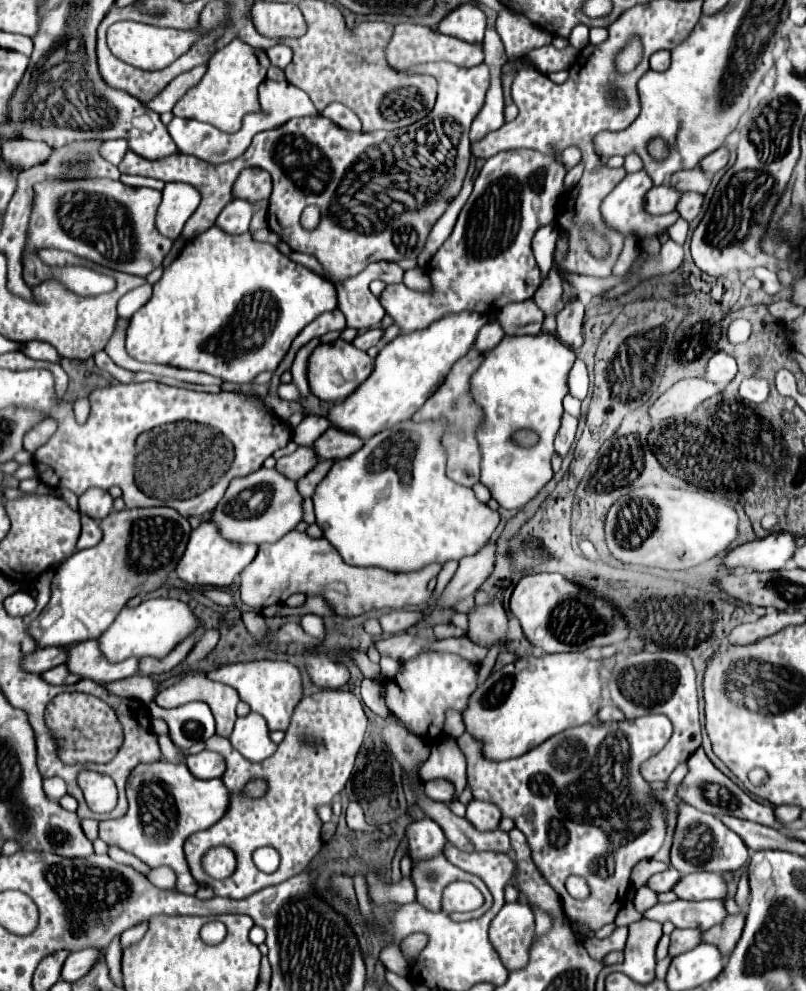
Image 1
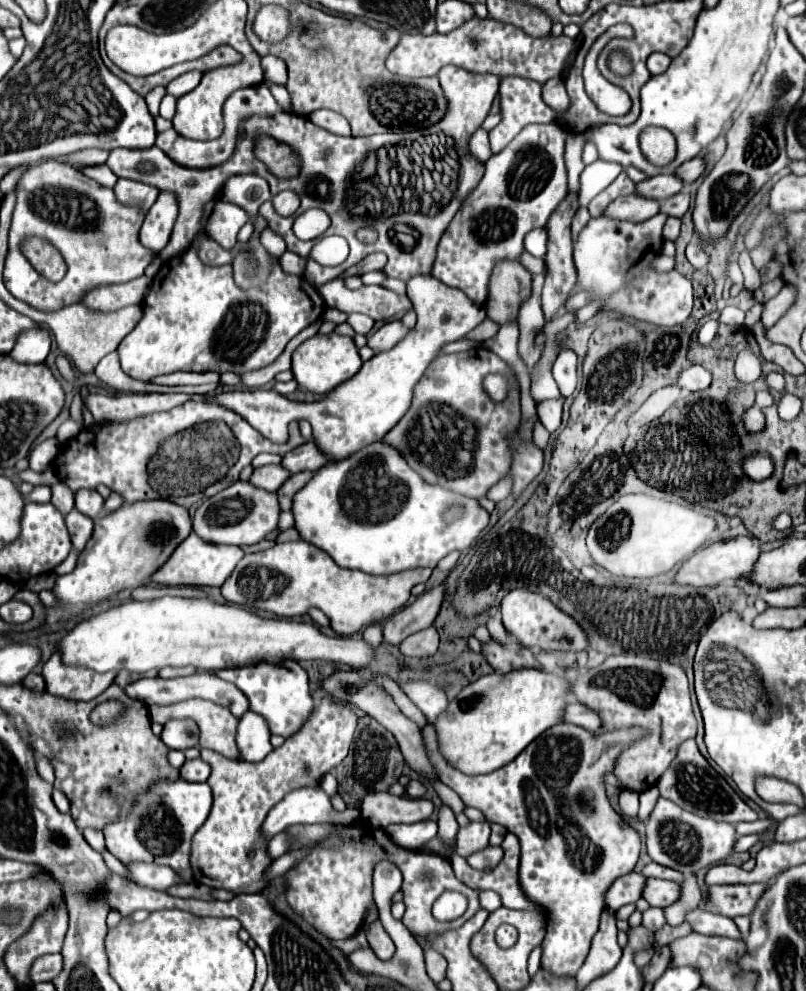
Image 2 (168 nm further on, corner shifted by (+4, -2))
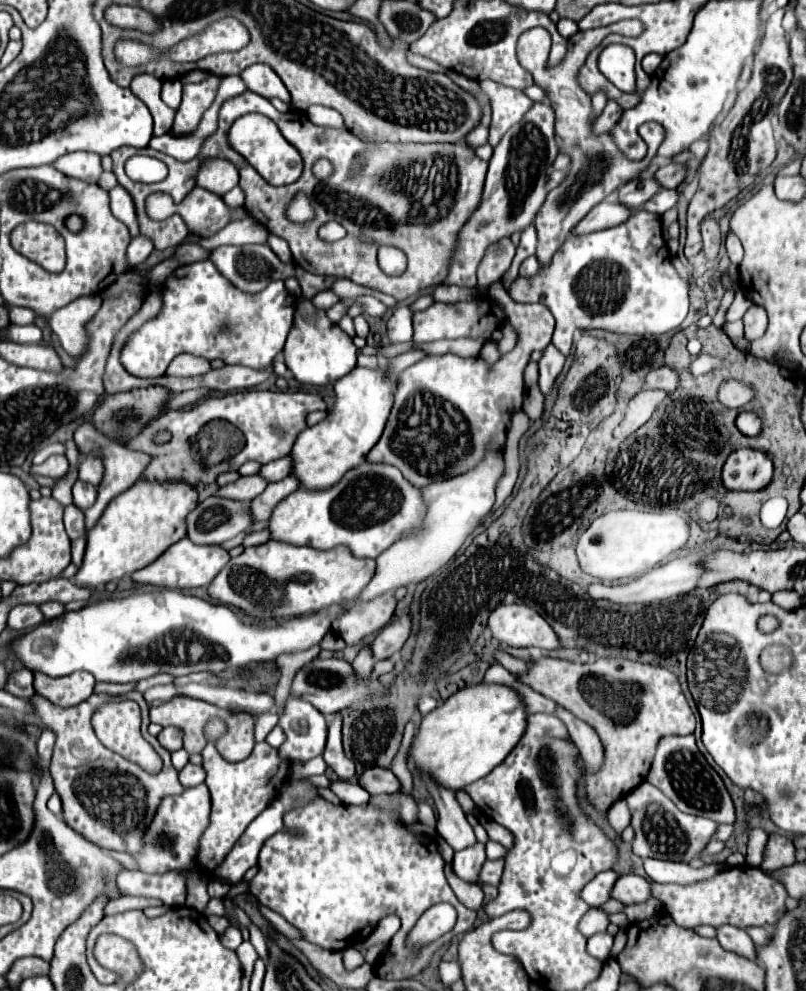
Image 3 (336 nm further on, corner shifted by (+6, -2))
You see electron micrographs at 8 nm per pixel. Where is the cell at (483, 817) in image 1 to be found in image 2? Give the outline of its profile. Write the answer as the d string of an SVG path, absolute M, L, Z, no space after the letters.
M471 821L469 825L459 829L459 833L455 837L457 839L455 853L459 853L461 857L467 857L467 855L487 847L489 833L491 833L491 825L487 821Z

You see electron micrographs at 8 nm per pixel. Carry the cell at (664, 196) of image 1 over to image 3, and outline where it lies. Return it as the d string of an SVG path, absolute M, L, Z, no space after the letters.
M601 201L599 205L595 205L581 223L577 223L577 227L573 229L573 235L585 235L585 233L593 233L599 229L609 229L615 227L619 223L623 223L627 217L631 215L631 209L623 207L621 203L607 203Z

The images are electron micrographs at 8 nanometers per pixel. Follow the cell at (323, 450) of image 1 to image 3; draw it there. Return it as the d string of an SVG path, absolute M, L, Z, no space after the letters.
M283 457L283 459L277 459L273 463L267 463L259 469L259 475L265 475L265 481L267 483L275 483L275 481L281 481L285 479L287 475L291 475L291 457Z

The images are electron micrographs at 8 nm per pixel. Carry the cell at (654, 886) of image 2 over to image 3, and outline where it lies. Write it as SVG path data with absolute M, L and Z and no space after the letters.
M621 875L613 885L611 897L621 901L623 905L643 903L651 897L651 883L639 875Z

